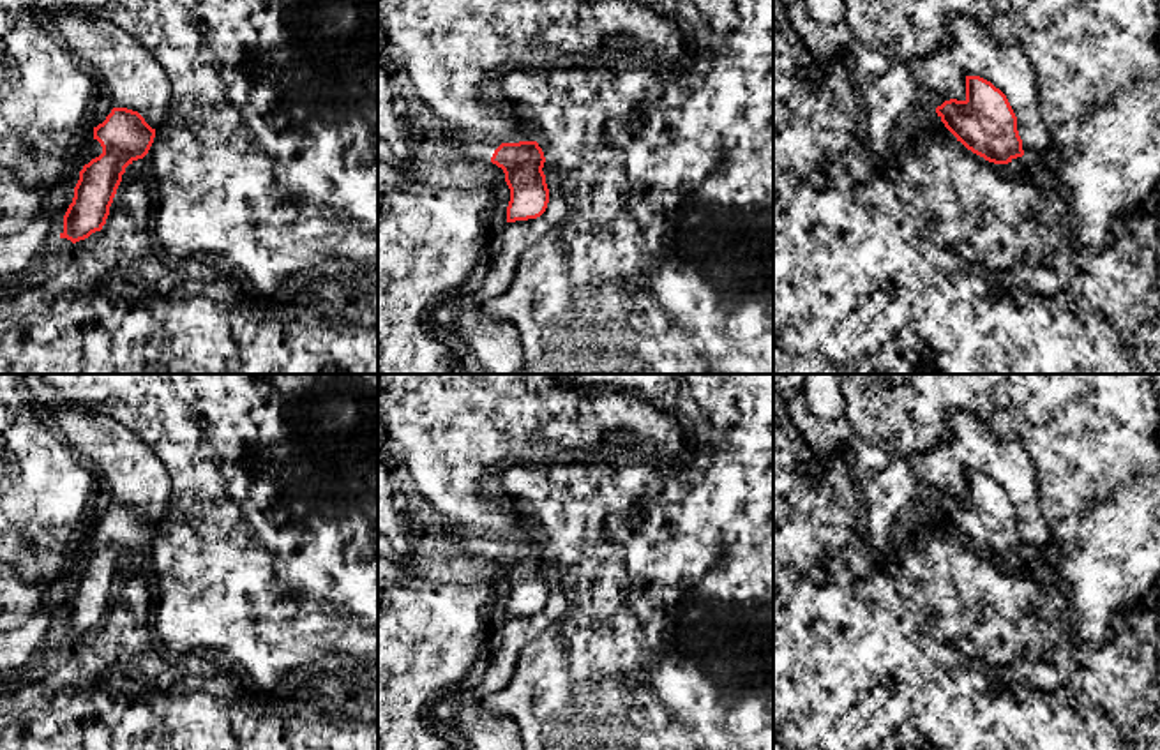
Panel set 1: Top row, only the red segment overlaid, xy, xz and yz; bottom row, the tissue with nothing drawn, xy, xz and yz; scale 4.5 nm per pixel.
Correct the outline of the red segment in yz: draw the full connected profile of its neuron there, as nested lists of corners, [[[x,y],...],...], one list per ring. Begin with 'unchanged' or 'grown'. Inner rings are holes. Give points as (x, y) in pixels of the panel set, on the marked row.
unchanged; [[[966,76],[966,99],[945,101],[936,113],[957,141],[989,162],[1008,164],[1024,155],[1006,95],[980,76]]]

